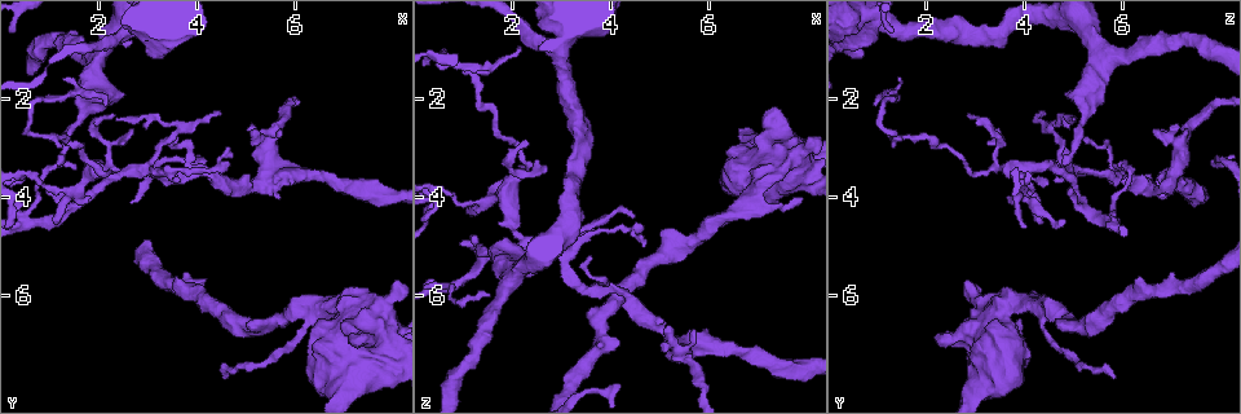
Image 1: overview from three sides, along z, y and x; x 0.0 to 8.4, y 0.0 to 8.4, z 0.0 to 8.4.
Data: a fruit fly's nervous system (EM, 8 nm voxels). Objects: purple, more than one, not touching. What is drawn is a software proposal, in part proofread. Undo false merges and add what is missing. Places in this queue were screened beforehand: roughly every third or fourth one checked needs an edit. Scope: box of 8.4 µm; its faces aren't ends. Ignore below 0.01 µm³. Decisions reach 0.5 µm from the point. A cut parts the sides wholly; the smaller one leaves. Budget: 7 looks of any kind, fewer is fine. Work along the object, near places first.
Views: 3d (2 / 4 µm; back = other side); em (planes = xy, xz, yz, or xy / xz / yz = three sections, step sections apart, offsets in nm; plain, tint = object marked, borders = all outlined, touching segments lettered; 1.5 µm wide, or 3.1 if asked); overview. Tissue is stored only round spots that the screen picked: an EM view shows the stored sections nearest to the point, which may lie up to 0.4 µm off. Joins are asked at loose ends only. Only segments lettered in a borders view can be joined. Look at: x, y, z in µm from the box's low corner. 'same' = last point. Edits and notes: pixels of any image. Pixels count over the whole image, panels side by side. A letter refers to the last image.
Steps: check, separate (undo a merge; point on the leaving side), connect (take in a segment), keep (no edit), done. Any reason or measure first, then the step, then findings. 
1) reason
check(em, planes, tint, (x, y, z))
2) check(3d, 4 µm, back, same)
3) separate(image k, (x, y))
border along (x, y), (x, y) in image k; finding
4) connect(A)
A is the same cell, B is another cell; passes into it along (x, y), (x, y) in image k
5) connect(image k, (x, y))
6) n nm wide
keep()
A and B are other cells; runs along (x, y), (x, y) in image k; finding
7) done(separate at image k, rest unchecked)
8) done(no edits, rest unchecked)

tapers out
check(3d, 4 µm, (4.70, 3.10, 5.05))

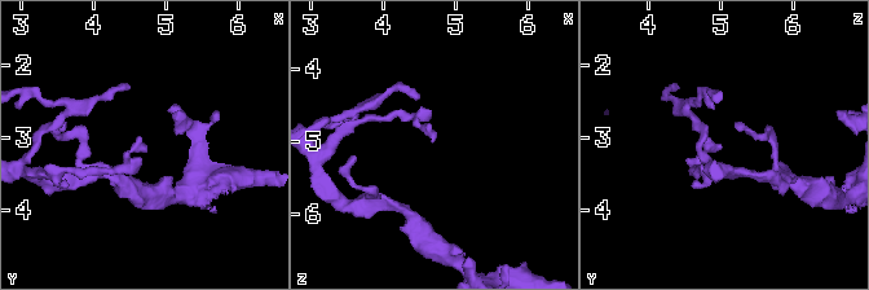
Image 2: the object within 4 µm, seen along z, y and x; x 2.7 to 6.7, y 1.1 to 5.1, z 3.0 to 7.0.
check(em, xy, step 4, tint, (4.70, 3.15, 5.00))

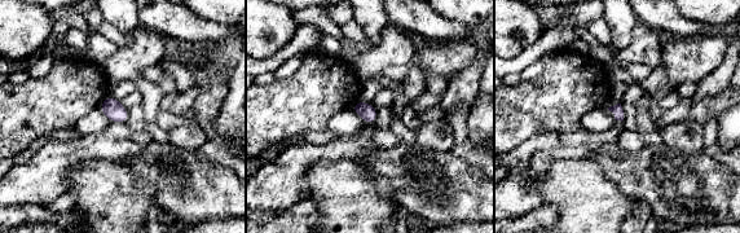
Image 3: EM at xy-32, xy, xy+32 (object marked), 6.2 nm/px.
check(em, planes, borders, same)

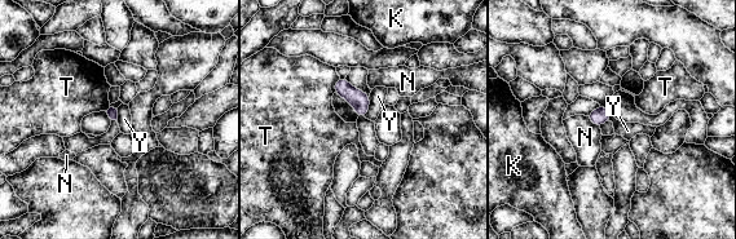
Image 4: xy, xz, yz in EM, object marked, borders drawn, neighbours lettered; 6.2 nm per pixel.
keep()
K, N, T and Y are other cells; border along (370, 96), (370, 107), (364, 116) in image 4; none of them fits

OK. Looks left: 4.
calibre changes
check(3d, 2 µm, back, (5.50, 3.40, 7.15))

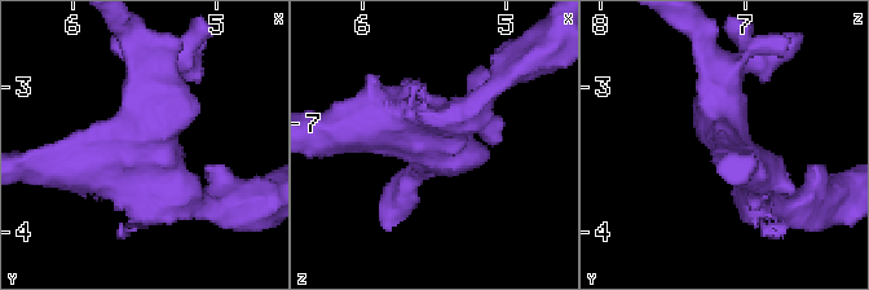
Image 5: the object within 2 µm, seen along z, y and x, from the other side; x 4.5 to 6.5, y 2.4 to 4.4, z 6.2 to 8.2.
shape alone is not enough
check(em, yz, step 4, borders, (5.44, 3.38, 7.14))

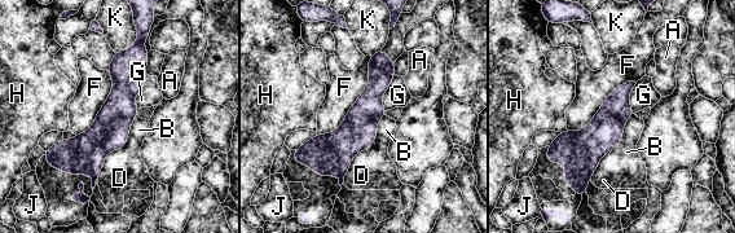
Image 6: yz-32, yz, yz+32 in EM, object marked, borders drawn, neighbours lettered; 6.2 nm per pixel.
F touches over 600 nm
keep()
A, B, D, F, G, H, J and K are other cells; border along (137, 115), (127, 143), (101, 166) in image 6; one cell here

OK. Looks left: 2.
branch stops here
check(3d, 2 µm, (2.70, 2.65, 3.45))

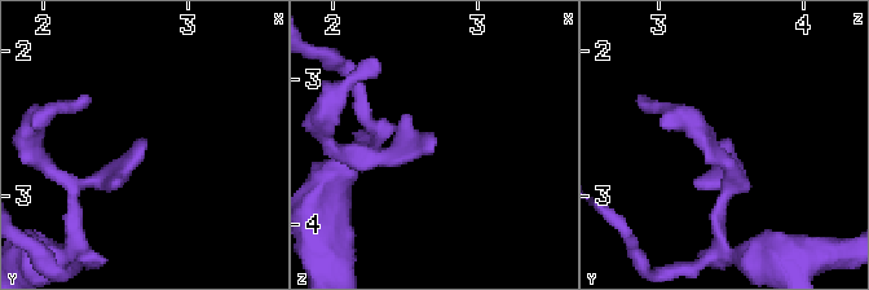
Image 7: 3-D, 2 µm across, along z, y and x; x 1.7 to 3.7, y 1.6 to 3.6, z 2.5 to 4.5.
need the tissue
check(em, planes, borders, (2.70, 2.62, 3.42))

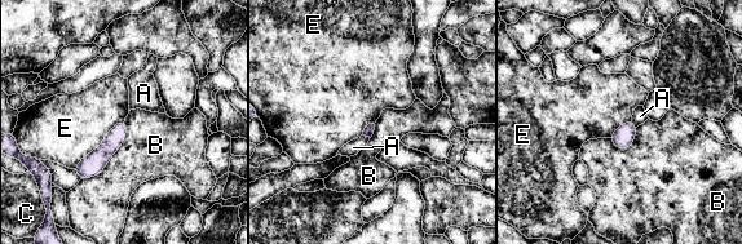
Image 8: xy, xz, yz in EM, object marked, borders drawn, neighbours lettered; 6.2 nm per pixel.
B touches over 480 nm
keep()
A, B, C and E are other cells; runs along (122, 124), (110, 146), (83, 176) in image 8; none of them fits

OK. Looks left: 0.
done(no edits, rest unchecked)

